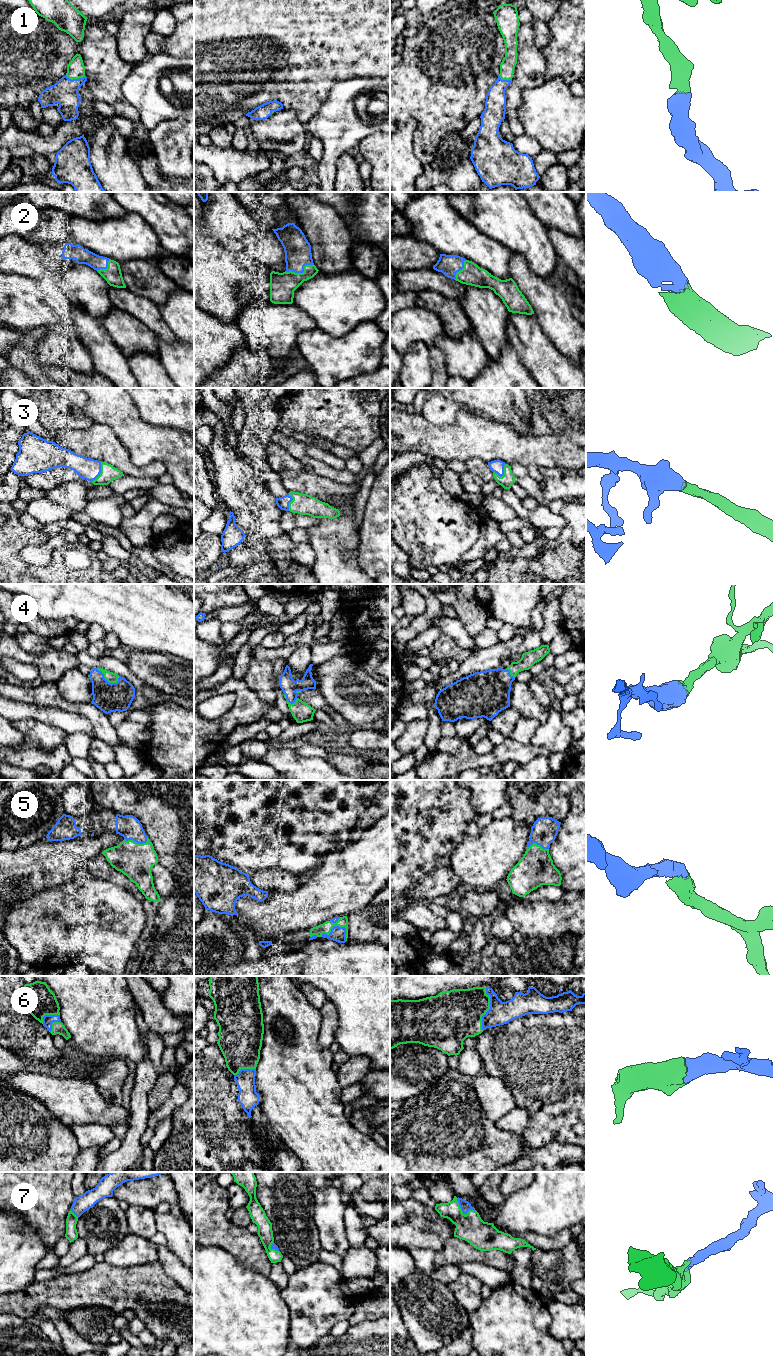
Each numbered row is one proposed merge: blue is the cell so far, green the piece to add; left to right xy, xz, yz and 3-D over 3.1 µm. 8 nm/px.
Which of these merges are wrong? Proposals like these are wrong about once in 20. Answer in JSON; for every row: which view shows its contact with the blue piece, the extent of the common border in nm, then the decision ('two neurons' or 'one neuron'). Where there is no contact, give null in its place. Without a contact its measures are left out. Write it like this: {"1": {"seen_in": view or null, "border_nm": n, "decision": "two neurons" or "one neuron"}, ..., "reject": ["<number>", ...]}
{"1": {"seen_in": "xy", "border_nm": 170, "decision": "one neuron"}, "2": {"seen_in": "xz", "border_nm": 240, "decision": "one neuron"}, "3": {"seen_in": "yz", "border_nm": 130, "decision": "one neuron"}, "4": {"seen_in": "xy", "border_nm": 200, "decision": "one neuron"}, "5": {"seen_in": "xz", "border_nm": 220, "decision": "one neuron"}, "6": {"seen_in": "yz", "border_nm": 360, "decision": "one neuron"}, "7": {"seen_in": "yz", "border_nm": 190, "decision": "one neuron"}, "reject": []}

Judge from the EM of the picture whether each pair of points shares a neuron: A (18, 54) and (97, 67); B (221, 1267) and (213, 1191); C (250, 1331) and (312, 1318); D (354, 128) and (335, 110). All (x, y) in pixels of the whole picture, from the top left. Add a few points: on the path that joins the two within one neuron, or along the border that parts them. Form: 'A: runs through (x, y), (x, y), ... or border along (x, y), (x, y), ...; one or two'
A: runs through (38, 52), (78, 50); one
B: border along (204, 1245), (219, 1246), (227, 1250), (238, 1261); two
C: border along (284, 1300), (289, 1311), (289, 1342), (291, 1344); two
D: runs through (349, 125), (339, 115); one

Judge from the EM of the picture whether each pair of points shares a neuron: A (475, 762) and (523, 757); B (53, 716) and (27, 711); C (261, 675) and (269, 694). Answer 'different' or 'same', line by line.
A: same
B: same
C: same

